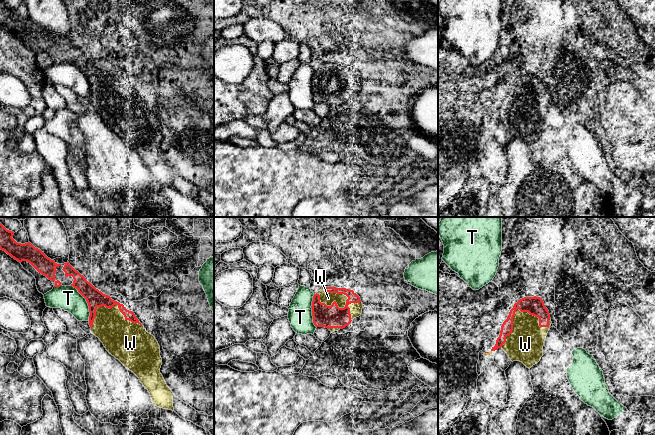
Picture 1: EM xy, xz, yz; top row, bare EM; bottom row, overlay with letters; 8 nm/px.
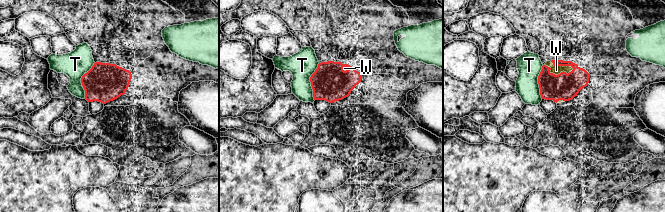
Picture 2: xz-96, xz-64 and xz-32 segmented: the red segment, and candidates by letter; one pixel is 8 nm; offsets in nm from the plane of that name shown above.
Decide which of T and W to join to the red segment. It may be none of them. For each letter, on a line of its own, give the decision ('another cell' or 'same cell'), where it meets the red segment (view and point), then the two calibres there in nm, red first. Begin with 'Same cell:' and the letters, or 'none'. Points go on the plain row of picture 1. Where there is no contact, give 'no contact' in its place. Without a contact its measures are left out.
Same cell: W
T: another cell; meets red in xy at (87, 78); 140 nm thick on the red side, 190 nm on the other
W: same cell; meets red in xz at (336, 79); 180 nm thick on the red side, 100 nm on the other

